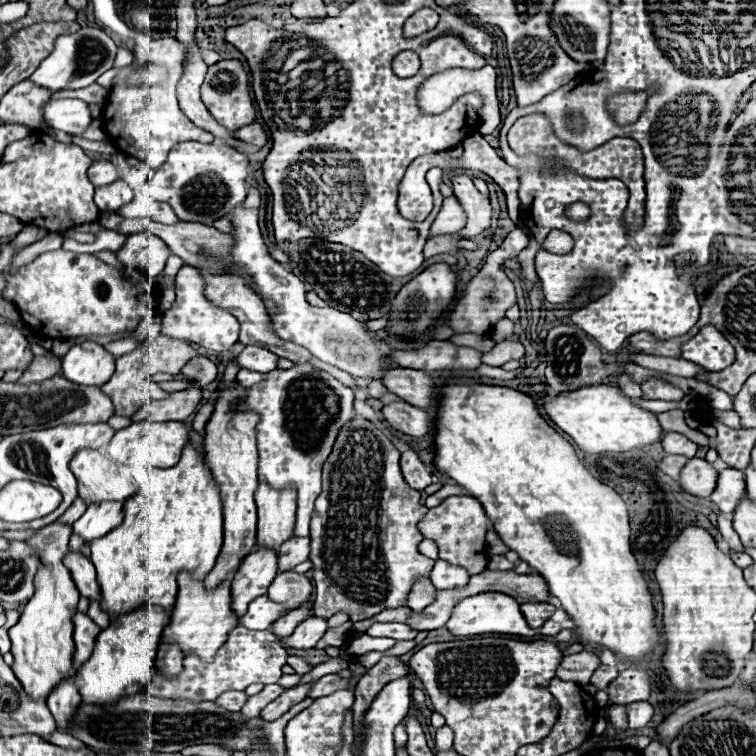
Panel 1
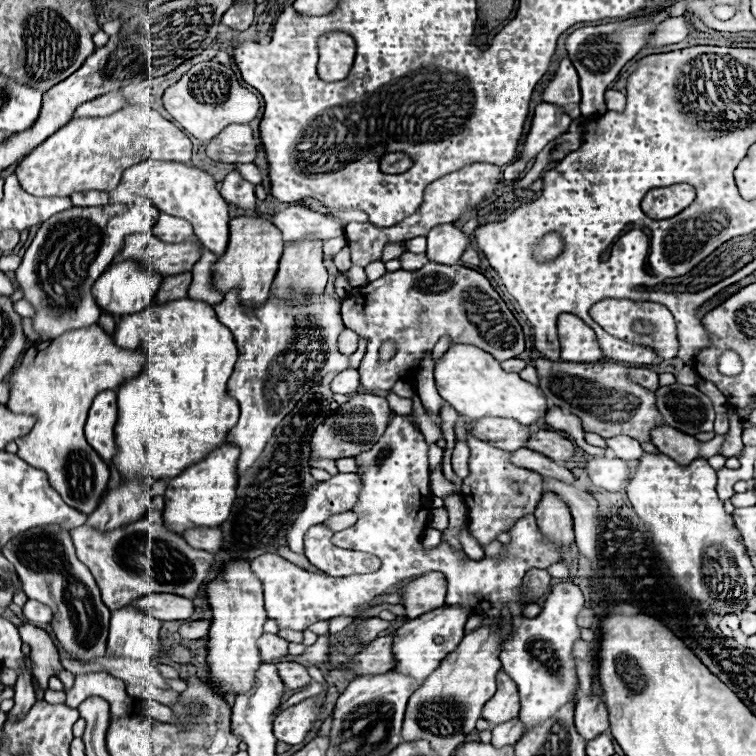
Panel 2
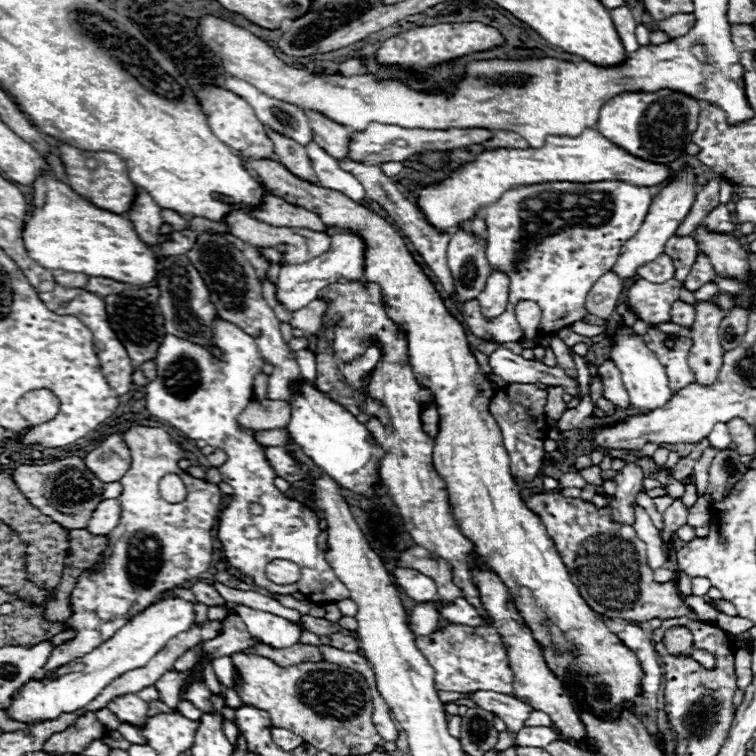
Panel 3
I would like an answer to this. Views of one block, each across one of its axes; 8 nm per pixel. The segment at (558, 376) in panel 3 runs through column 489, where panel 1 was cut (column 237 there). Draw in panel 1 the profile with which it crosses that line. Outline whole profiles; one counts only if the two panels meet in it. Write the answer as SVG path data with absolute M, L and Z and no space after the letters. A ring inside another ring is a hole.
M246 346L236 356L236 362L240 368L248 368L254 372L272 372L278 368L278 356L260 346Z

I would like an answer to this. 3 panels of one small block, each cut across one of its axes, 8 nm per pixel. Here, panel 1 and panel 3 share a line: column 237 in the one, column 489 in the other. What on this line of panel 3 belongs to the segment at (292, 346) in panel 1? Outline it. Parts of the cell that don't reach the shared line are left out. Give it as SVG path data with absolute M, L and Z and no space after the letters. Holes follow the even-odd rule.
M494 270L494 274L488 276L488 284L484 286L484 292L480 292L480 296L478 296L482 314L486 318L496 318L506 310L508 288L510 288L510 280L504 272Z

